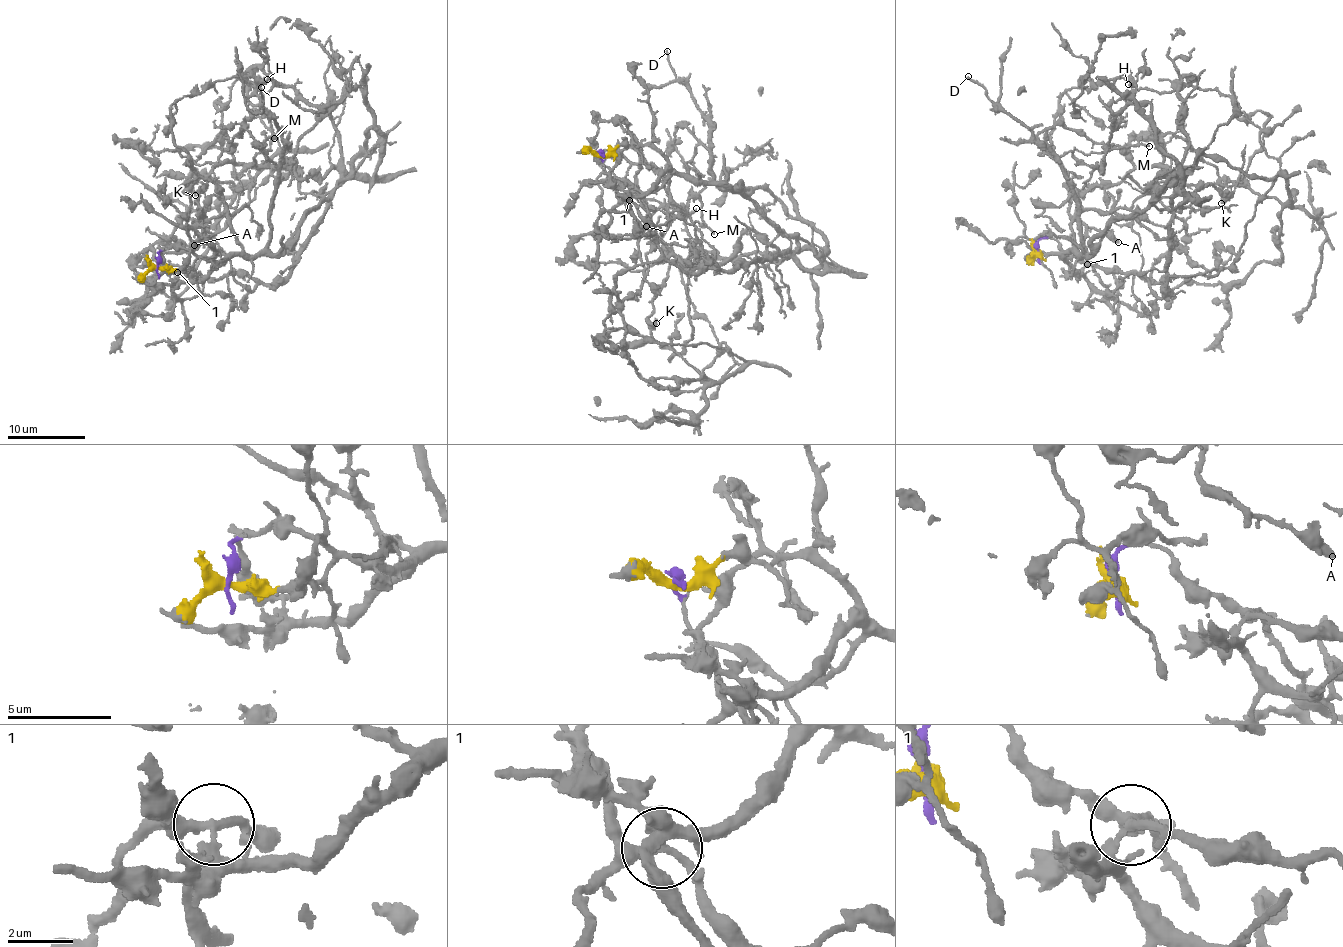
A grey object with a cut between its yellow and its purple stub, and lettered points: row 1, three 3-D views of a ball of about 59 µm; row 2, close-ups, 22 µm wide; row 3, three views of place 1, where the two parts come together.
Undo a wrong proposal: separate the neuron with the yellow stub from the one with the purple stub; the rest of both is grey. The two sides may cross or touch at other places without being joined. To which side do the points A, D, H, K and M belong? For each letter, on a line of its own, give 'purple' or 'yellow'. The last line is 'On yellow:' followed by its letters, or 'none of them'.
A: yellow
D: yellow
H: yellow
K: purple
M: yellow
On yellow: A, D, H, M

